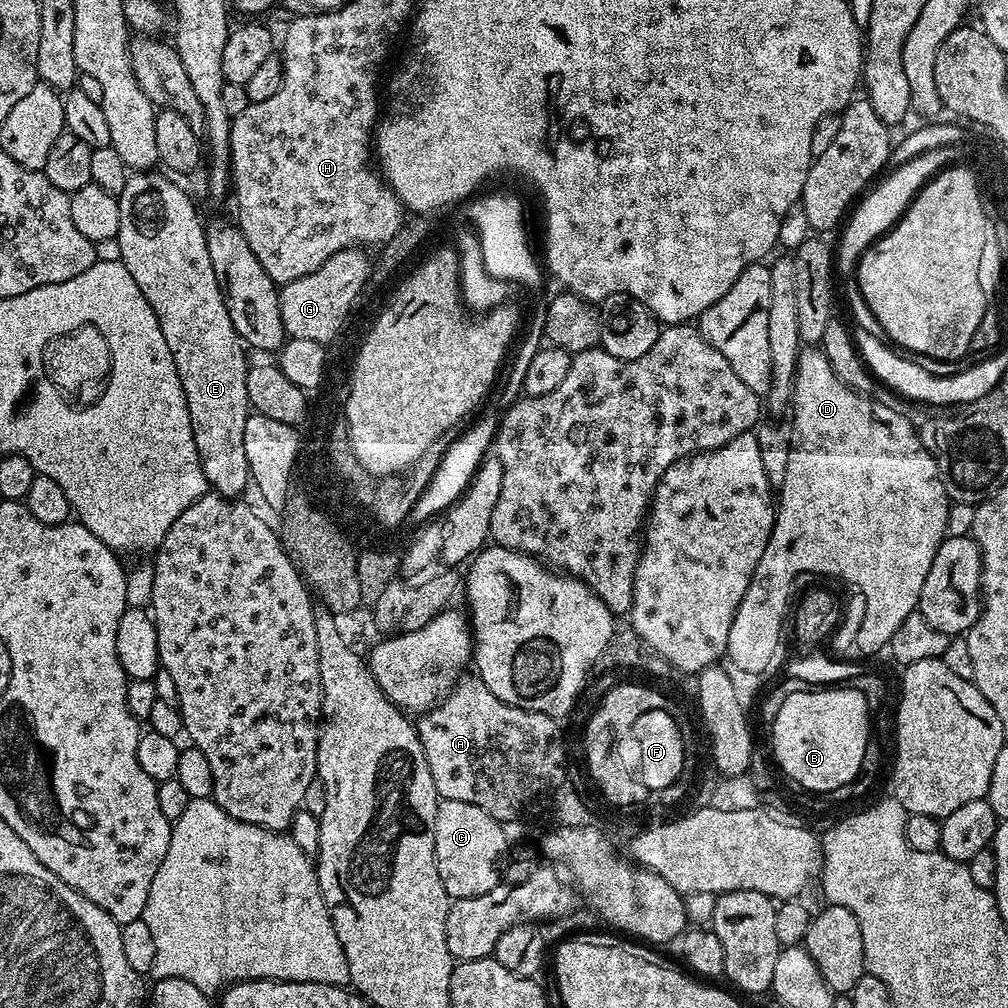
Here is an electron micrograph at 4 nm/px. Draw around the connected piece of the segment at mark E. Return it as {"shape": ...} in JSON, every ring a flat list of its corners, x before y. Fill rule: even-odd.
{"shape":[[136,170,125,180,124,189,118,198,122,214,122,222,115,238,115,243,120,244,118,259,124,263,126,270,130,270,134,282,138,282,142,298,150,302,150,310,154,310,158,326,162,326,162,338,166,338,166,346,170,346,174,366,186,394,190,426,194,430,194,446,198,446,198,458,208,479,208,487,219,496,236,498,250,484,246,446,242,442,242,434,250,415,246,394,249,353,240,335,234,330,234,322,230,322,230,314,226,310,220,289,220,279,216,277,214,262,206,246,208,234,205,221,200,221,195,202,174,181,167,178,172,179,160,170]]}

